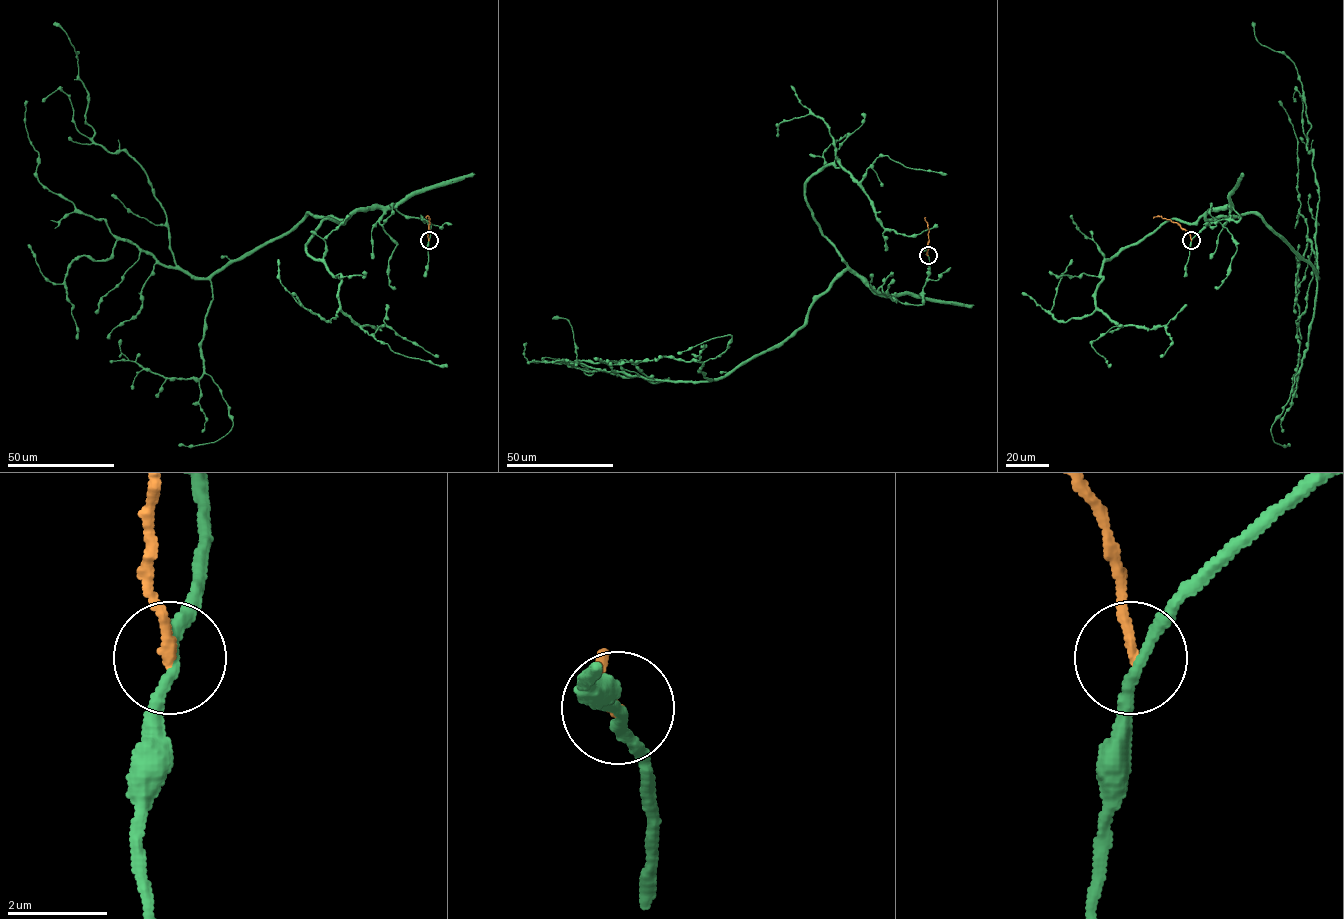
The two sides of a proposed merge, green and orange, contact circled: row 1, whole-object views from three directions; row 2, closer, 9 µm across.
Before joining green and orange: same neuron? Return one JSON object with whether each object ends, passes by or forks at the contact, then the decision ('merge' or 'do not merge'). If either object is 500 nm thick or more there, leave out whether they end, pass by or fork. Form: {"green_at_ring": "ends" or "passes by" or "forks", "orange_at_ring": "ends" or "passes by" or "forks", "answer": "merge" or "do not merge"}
{"green_at_ring": "passes by", "orange_at_ring": "ends", "answer": "do not merge"}

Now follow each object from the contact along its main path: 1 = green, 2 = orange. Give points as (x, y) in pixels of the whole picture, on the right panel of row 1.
1: (1191, 240), (1240, 218), (1213, 208), (1206, 218), (1255, 213), (1317, 277), (1302, 82), (1255, 23)
2: (1191, 240), (1190, 234), (1176, 222), (1159, 216), (1153, 218)

